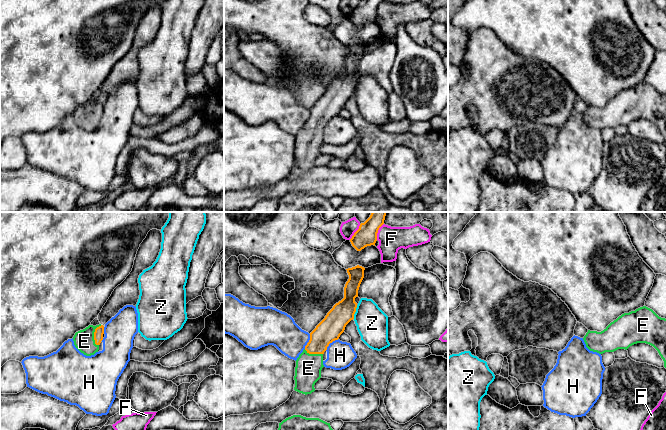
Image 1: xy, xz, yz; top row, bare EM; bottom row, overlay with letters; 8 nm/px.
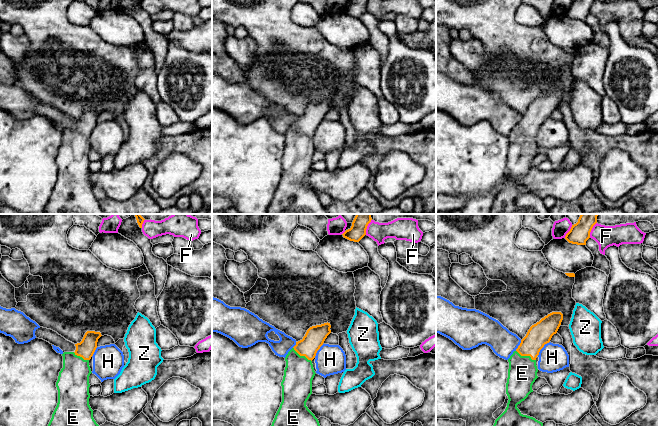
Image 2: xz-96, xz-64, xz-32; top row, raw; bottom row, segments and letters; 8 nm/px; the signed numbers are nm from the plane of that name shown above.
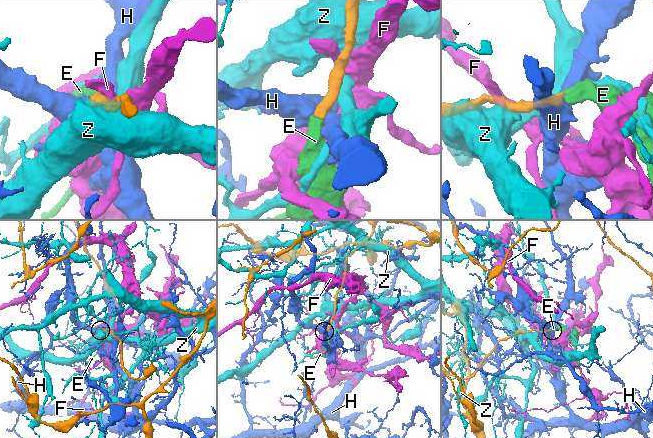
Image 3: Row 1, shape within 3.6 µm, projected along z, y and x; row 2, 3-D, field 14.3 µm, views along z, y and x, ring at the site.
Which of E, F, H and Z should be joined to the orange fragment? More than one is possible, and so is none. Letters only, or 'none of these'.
E

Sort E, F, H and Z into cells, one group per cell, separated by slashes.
E / F / H / Z

